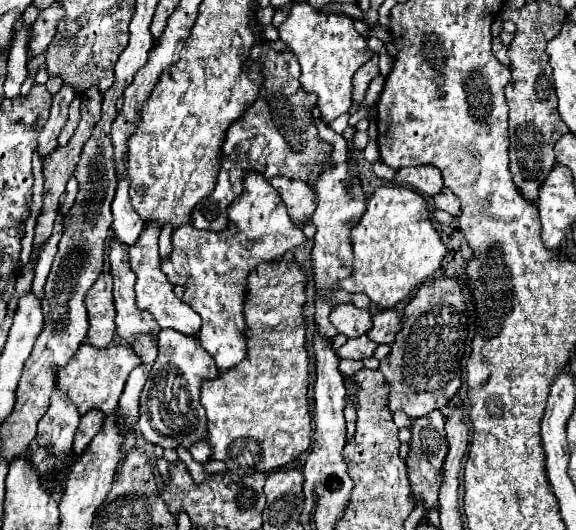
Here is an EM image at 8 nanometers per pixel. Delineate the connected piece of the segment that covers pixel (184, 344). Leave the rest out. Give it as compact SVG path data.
M162 330L158 340L158 358L140 396L138 430L144 440L170 450L176 450L178 446L188 450L194 442L206 440L208 418L200 404L200 386L204 380L214 380L216 376L218 368L214 358L194 336L184 336L176 330Z

